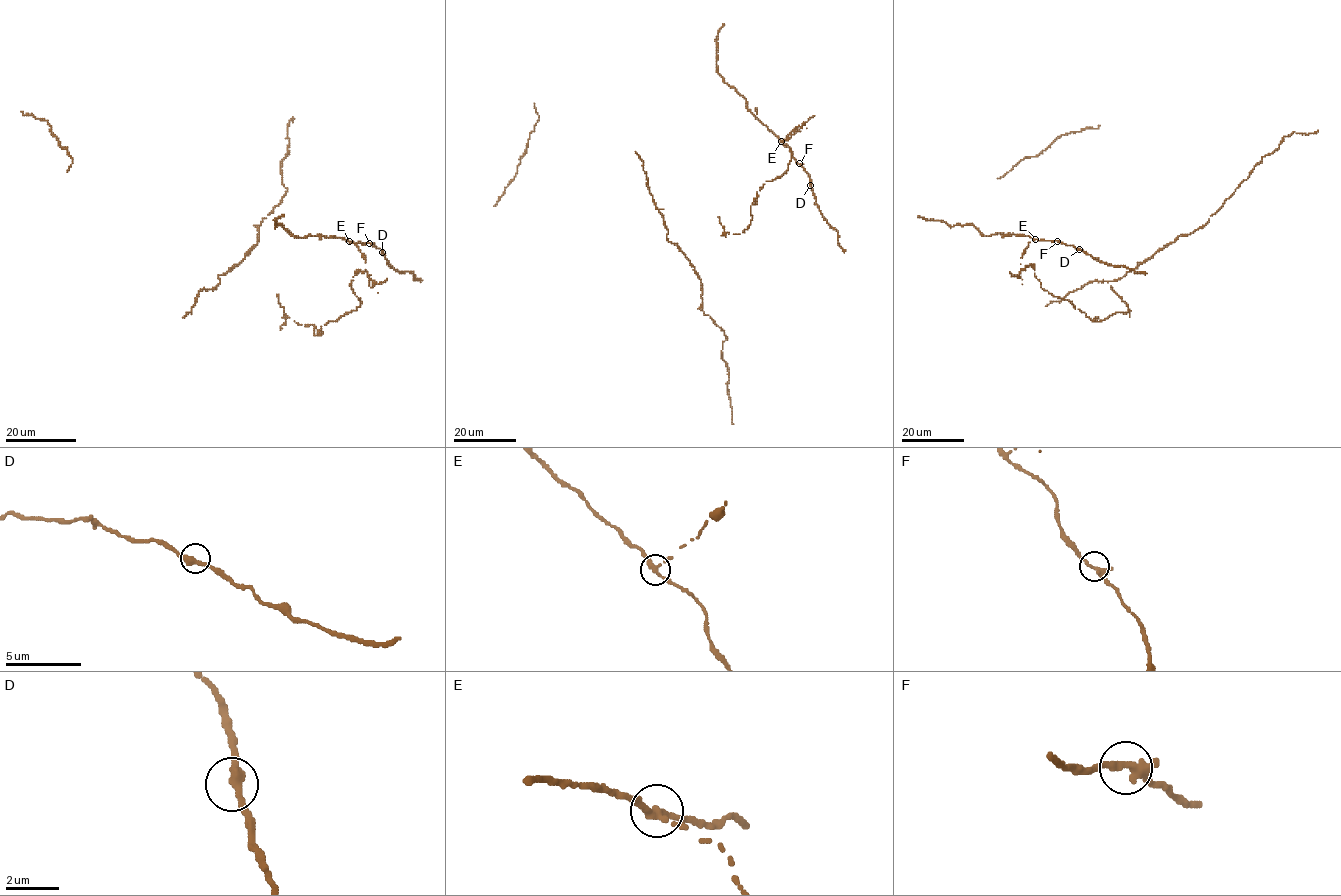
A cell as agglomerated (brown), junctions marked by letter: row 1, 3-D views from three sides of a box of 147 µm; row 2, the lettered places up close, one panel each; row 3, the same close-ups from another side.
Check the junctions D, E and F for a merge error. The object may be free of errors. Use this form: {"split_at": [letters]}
{"split_at": ["E"]}

